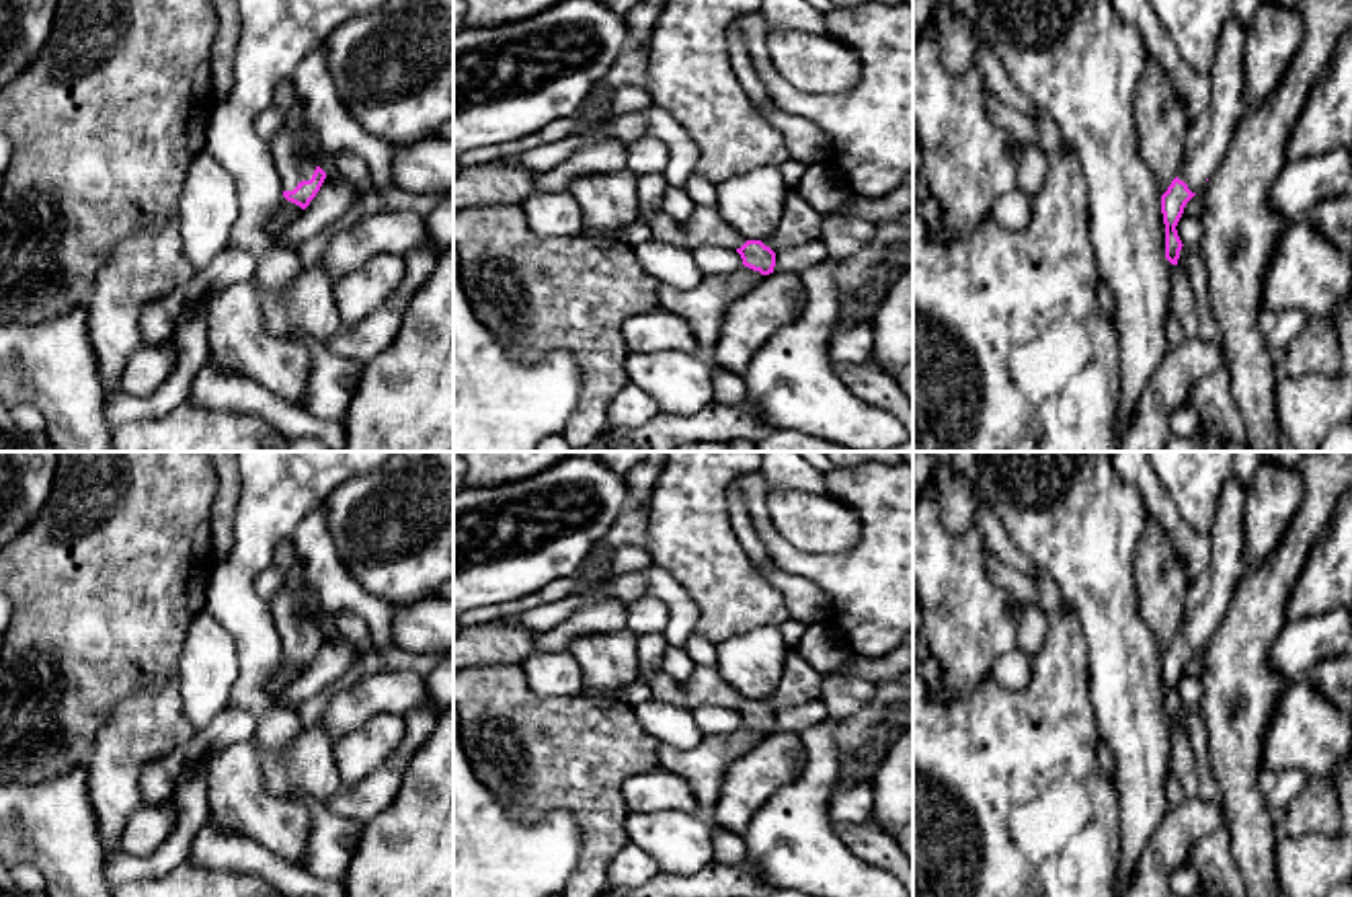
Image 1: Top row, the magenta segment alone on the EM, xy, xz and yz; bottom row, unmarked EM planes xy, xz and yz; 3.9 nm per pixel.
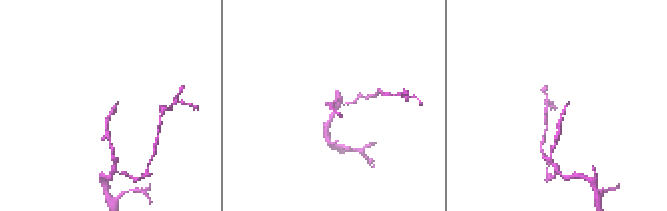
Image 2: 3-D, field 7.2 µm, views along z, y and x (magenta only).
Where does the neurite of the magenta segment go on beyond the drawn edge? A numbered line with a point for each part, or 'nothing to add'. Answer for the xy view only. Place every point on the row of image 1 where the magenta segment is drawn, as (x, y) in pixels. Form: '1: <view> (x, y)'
1: xy (288, 154)

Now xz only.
nothing to add

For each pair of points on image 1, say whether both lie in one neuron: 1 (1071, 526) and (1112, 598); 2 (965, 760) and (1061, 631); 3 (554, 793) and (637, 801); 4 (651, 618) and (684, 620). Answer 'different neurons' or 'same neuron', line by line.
1: same neuron
2: same neuron
3: different neurons
4: different neurons

